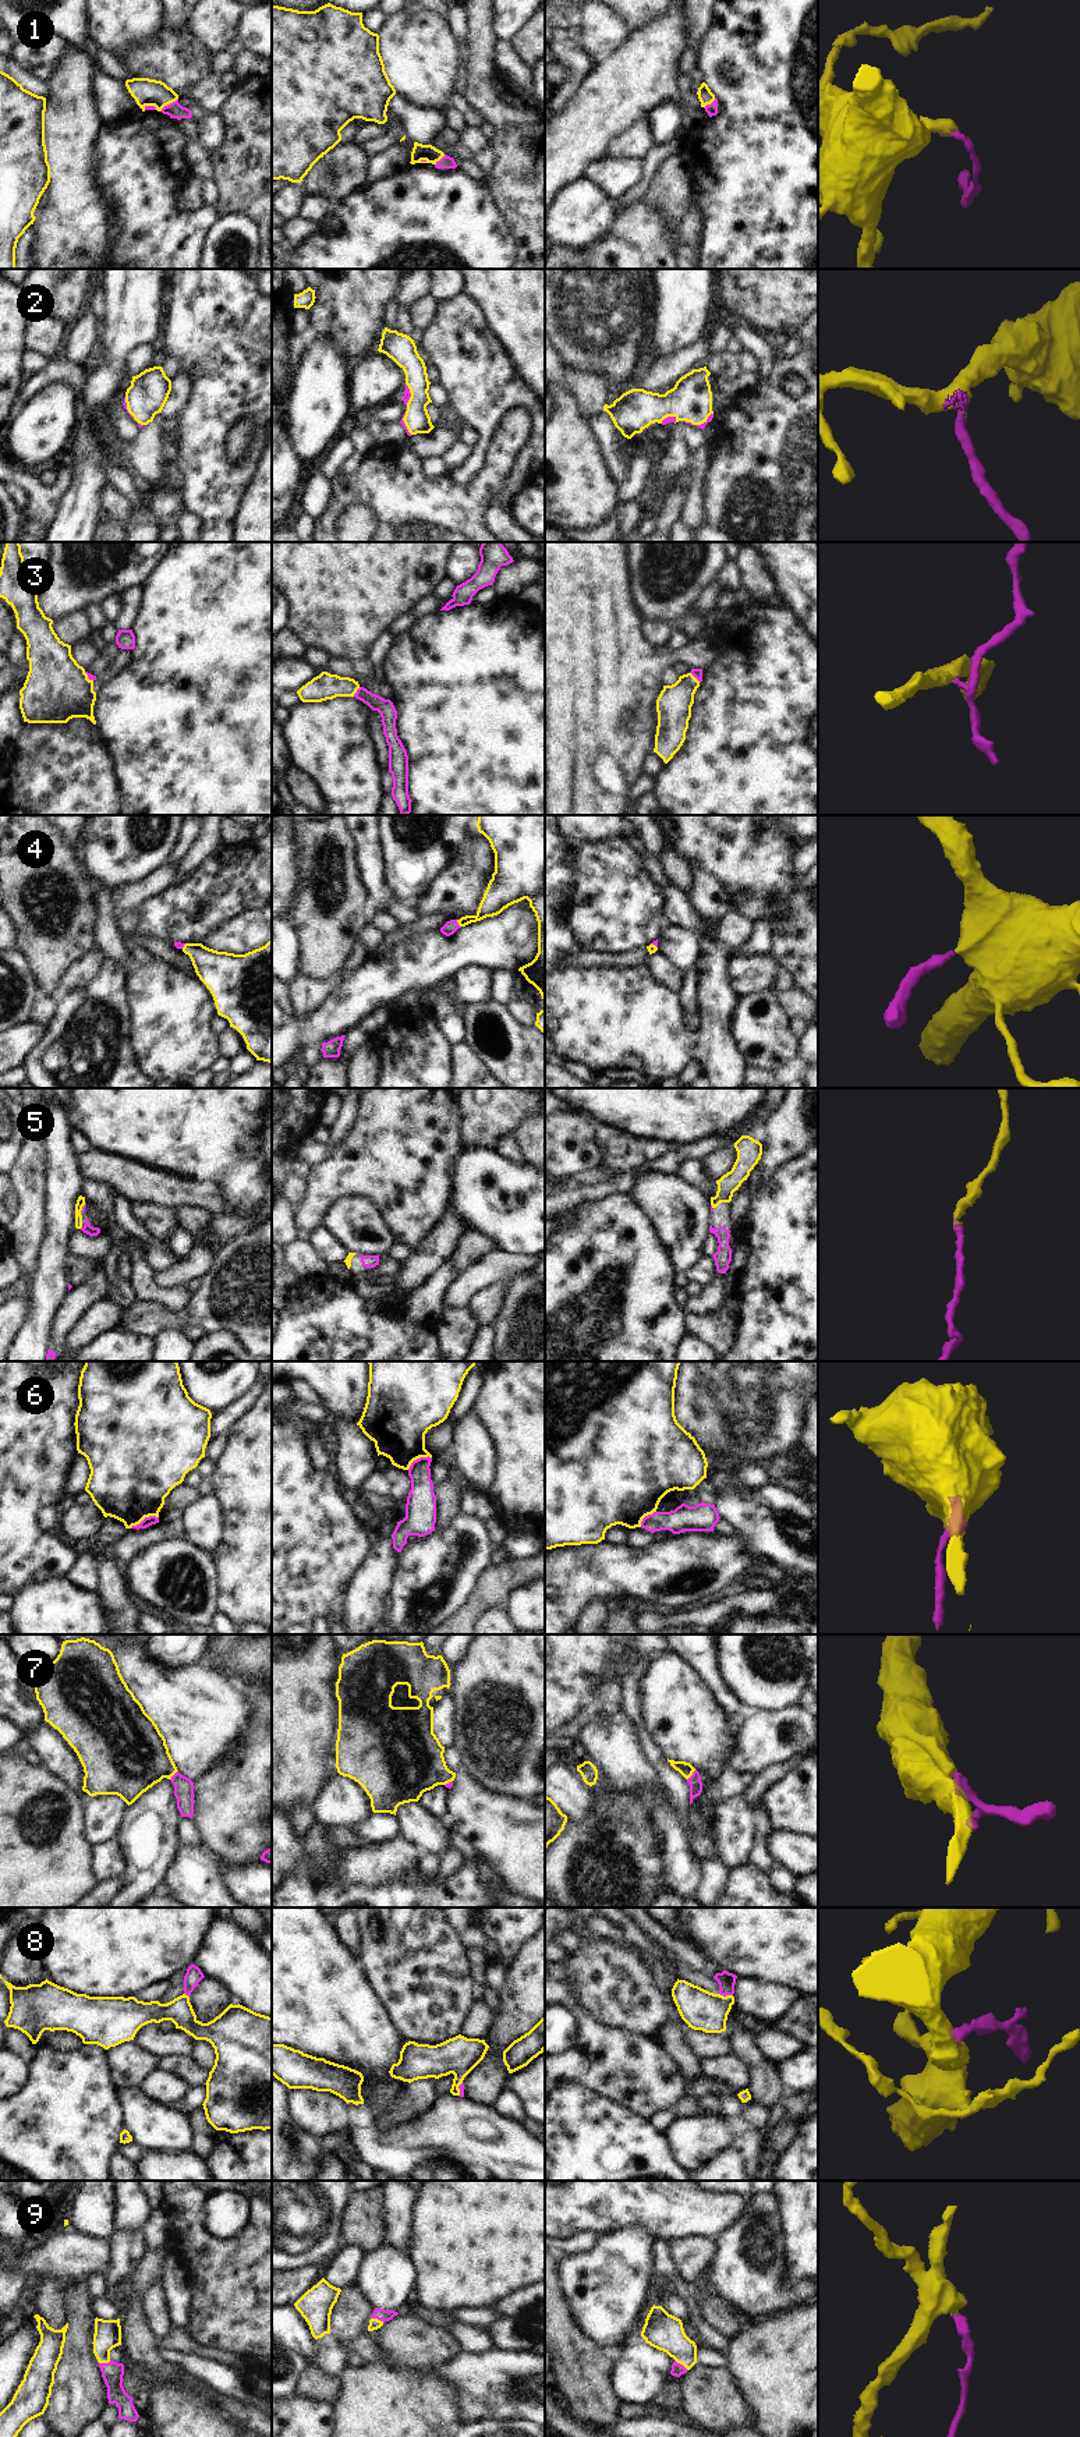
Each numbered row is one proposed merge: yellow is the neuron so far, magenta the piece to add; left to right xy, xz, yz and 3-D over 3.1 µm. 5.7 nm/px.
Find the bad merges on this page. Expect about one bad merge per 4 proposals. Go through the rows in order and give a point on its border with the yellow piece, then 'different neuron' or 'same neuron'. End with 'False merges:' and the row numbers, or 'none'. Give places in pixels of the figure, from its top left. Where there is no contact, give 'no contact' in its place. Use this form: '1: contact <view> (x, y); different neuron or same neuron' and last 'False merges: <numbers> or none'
1: contact xy (169, 103); same neuron
2: contact xz (403, 420); same neuron
3: contact xz (356, 691); same neuron
4: contact xz (459, 924); same neuron
5: contact xy (82, 1205); same neuron
6: contact xy (144, 1518); different neuron
7: contact yz (691, 1774); same neuron
8: contact yz (726, 1995); same neuron
9: contact xy (103, 2362); same neuron
False merges: 6

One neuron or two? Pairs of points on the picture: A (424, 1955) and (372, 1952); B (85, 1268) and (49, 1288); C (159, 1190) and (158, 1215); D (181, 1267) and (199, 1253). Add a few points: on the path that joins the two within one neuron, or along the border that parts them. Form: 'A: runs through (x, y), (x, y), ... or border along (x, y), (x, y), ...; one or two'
A: runs through (411, 1955), (407, 1952), (385, 1952); one
B: border along (67, 1267), (70, 1282); two
C: border along (130, 1200), (158, 1201), (173, 1208); two
D: runs through (186, 1267), (195, 1257); one

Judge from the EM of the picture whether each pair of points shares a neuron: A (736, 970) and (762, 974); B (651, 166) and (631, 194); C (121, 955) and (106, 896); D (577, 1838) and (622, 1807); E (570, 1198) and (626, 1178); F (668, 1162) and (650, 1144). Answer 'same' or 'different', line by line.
A: same
B: same
C: same
D: same
E: same
F: different

